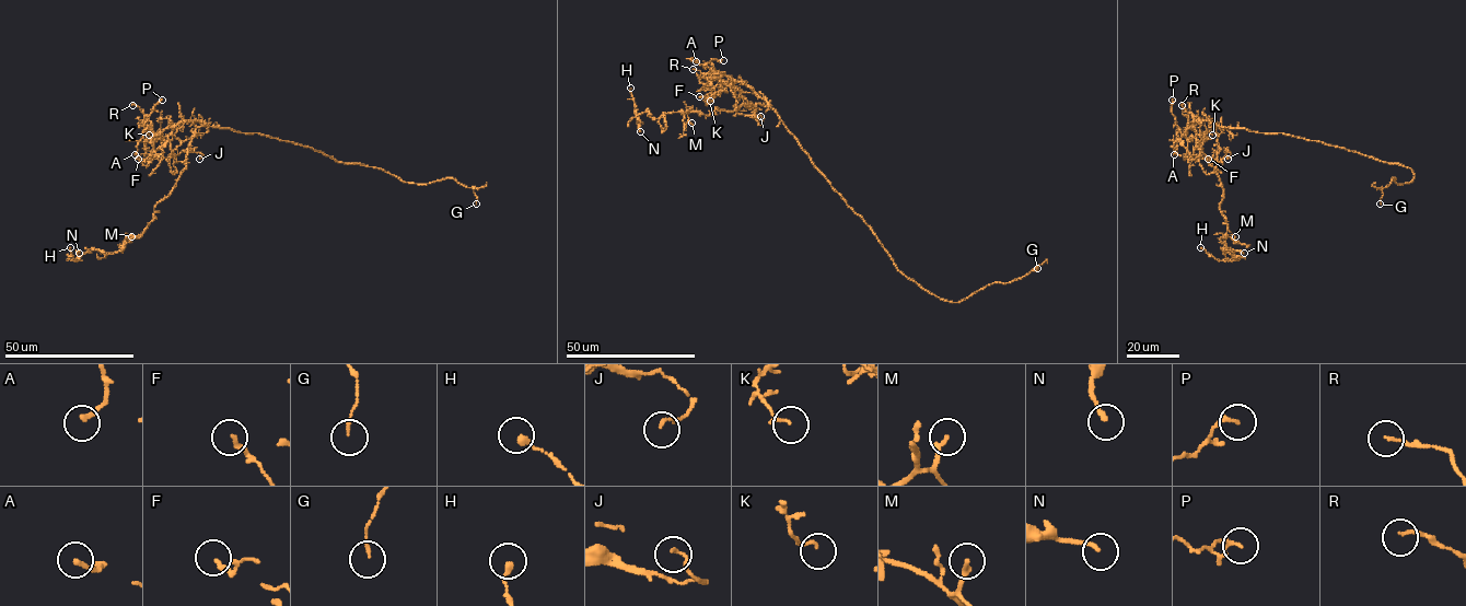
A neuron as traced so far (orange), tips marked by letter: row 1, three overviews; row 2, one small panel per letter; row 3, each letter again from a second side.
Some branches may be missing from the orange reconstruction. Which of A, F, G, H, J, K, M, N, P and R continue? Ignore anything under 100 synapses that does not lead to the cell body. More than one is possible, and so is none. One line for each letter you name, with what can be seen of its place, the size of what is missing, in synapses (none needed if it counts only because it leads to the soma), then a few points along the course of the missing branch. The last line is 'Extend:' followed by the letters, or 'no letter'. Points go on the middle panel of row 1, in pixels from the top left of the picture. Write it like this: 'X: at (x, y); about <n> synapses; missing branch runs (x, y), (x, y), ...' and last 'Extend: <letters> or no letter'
Extend: no letter

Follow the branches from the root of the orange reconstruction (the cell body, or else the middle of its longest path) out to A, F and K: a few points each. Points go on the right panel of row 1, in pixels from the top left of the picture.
A: (1272, 132), (1196, 120), (1176, 139), (1174, 154)
F: (1272, 132), (1196, 120), (1184, 136), (1188, 141), (1186, 150), (1203, 156), (1210, 165), (1208, 159)
K: (1272, 132), (1222, 127), (1206, 120), (1195, 121), (1195, 147), (1201, 143), (1207, 130), (1212, 135)

